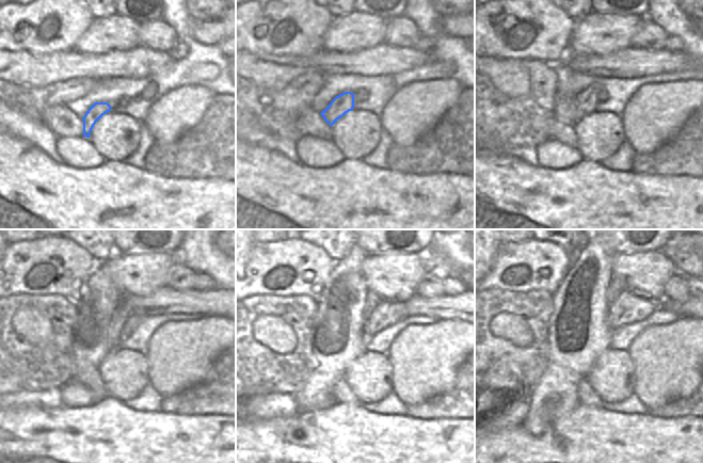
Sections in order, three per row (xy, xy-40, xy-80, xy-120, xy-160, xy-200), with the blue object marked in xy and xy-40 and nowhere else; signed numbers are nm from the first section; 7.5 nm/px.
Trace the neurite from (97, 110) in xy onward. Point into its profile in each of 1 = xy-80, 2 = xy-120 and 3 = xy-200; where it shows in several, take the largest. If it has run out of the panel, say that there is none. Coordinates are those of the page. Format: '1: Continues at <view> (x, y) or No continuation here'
1: Continues at xy-80 (586, 101)
2: Continues at xy-120 (121, 316)
3: Continues at xy-200 (616, 287).

